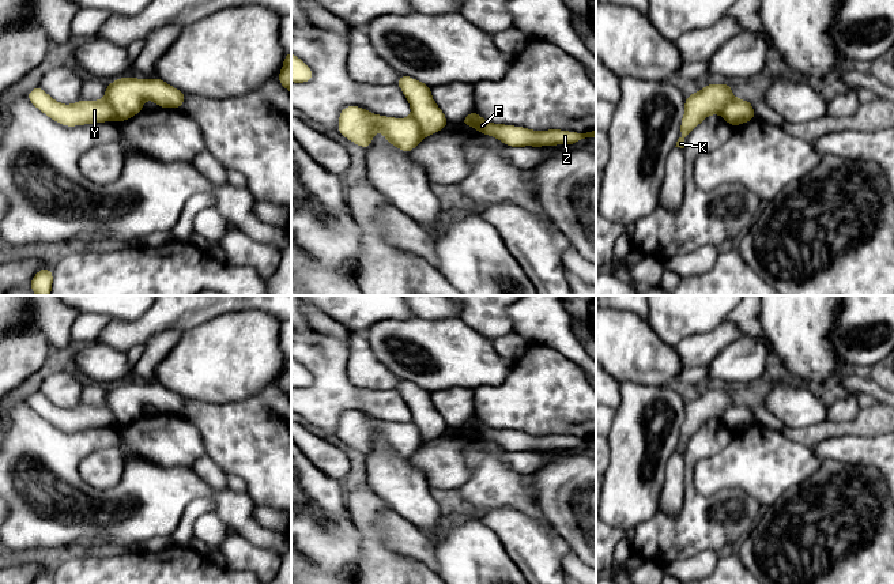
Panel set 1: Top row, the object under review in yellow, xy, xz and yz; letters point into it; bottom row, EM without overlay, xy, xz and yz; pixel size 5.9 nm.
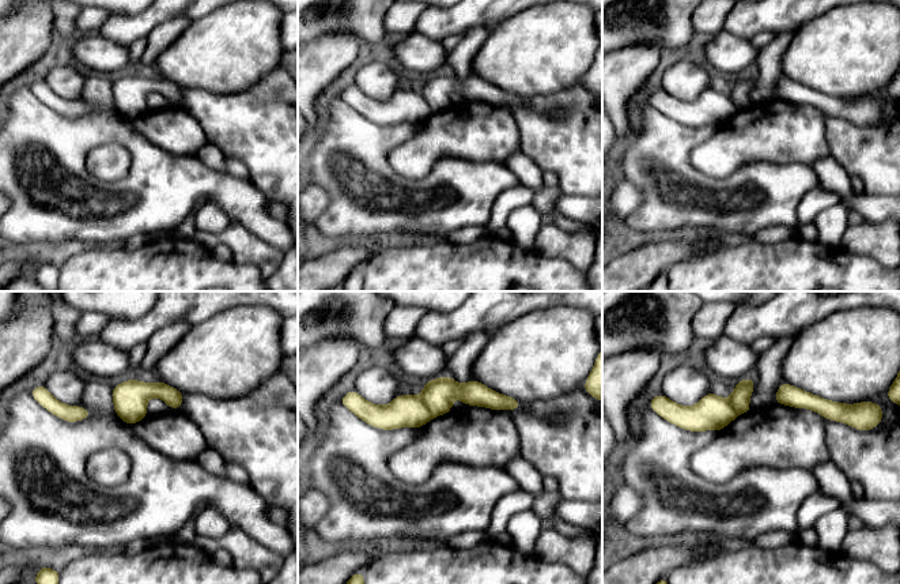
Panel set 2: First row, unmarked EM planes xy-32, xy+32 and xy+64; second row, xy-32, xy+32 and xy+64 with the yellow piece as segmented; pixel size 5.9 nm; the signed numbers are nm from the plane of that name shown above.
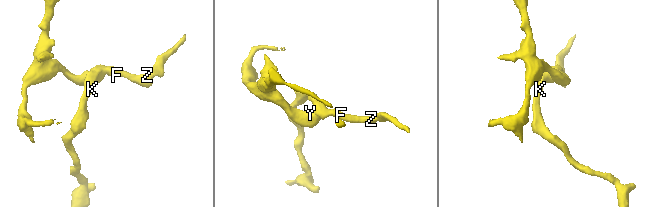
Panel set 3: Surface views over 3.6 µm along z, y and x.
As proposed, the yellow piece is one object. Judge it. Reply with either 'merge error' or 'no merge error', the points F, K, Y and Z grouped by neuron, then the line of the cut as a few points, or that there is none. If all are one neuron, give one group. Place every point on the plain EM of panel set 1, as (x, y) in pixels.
merge error | F K Z / Y | xy (105, 402), (116, 424)

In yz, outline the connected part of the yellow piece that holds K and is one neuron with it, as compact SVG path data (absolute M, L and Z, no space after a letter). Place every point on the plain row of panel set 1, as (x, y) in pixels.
M709 388L705 393L686 402L684 421L680 426L680 438L675 452L684 453L684 444L710 419L721 419L725 410L735 402L731 388Z

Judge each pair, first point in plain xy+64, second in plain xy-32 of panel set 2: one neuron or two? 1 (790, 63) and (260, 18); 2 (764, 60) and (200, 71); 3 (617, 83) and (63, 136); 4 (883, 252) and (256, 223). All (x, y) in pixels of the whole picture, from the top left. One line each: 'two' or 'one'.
1: one
2: two
3: two
4: two

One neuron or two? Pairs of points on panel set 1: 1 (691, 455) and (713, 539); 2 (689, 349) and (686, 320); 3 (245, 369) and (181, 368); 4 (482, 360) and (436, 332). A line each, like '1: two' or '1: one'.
1: one
2: two
3: one
4: one

